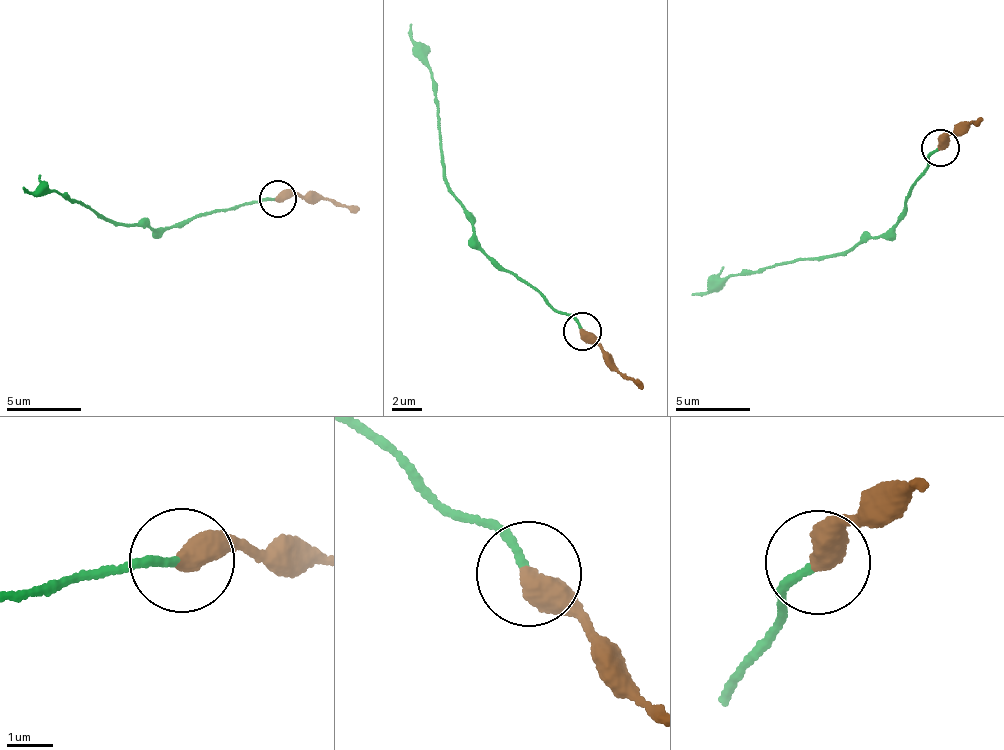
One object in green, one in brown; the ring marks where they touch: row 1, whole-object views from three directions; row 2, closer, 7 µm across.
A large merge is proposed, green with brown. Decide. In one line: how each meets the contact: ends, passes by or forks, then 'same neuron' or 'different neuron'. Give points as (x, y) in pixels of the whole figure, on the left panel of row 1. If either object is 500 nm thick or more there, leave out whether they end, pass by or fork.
same neuron

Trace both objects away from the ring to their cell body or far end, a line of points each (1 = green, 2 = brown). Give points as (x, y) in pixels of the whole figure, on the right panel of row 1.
1: (937, 149), (884, 236), (860, 240), (834, 255), (713, 278), (704, 291), (692, 295)
2: (941, 148), (965, 124), (983, 119)

